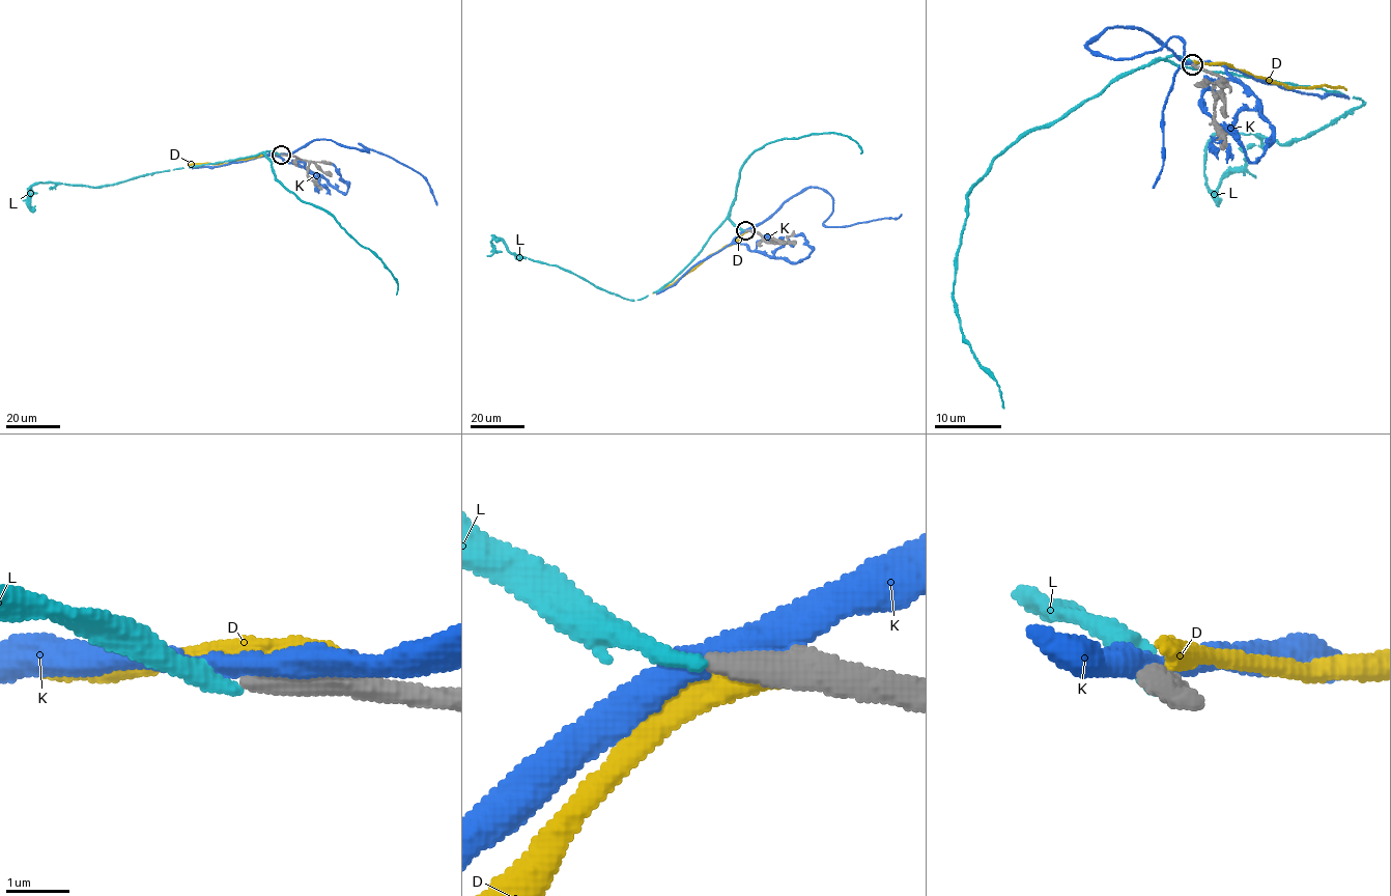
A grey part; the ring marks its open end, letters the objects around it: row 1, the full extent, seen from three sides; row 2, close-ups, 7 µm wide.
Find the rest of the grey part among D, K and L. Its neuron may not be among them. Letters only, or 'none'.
none

